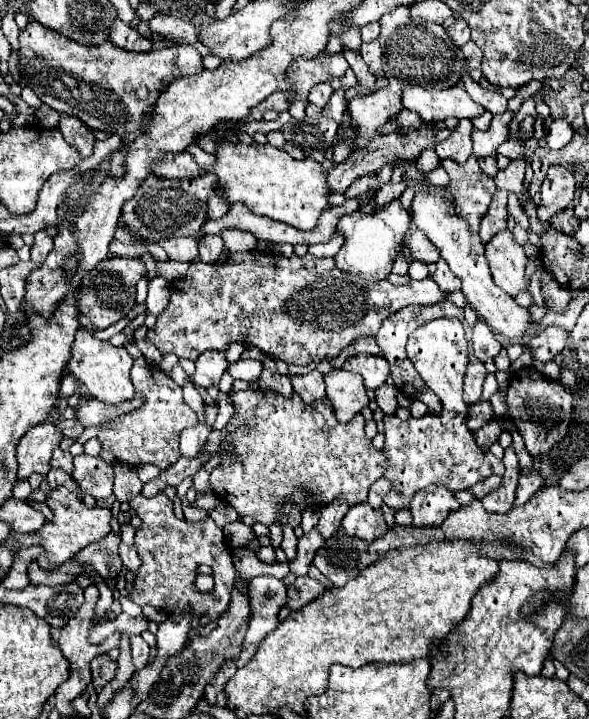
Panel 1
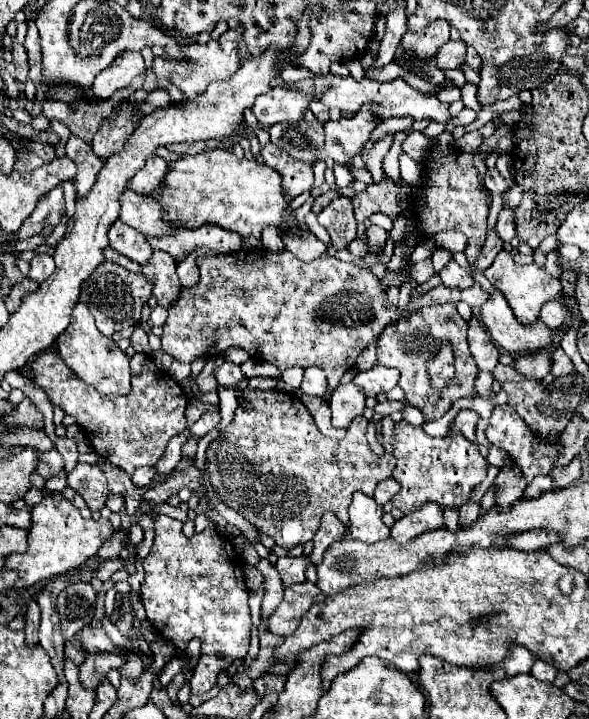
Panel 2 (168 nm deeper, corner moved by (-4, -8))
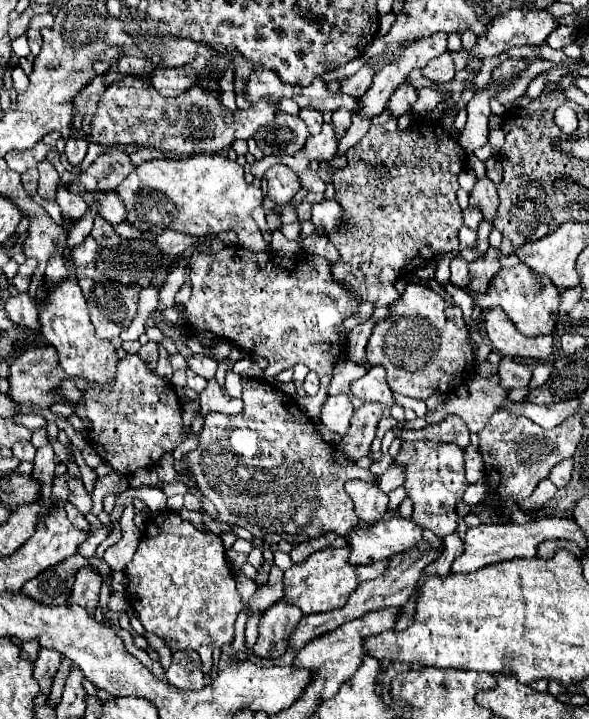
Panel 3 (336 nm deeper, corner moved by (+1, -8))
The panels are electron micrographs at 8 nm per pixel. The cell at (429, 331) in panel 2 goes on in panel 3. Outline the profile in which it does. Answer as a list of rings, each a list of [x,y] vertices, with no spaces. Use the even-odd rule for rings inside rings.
[[[408,285],[392,313],[380,321],[366,345],[372,365],[382,365],[394,393],[426,401],[434,393],[456,391],[476,373],[476,361],[468,343],[468,329],[462,311],[448,305],[440,295],[424,285]]]

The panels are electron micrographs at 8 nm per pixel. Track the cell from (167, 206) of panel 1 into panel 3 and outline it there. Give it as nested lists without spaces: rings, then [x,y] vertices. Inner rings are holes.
[[[94,191],[94,193],[82,193],[84,201],[88,205],[92,205],[92,201],[98,201],[100,203],[100,215],[112,223],[112,225],[118,225],[118,223],[124,223],[126,217],[128,217],[128,209],[122,201],[122,197],[116,193],[116,191]]]

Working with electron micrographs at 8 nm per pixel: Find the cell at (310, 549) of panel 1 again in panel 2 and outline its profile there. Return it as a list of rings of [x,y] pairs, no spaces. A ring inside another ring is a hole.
[[[279,557],[275,563],[275,569],[279,571],[281,583],[283,587],[289,587],[293,583],[303,583],[305,581],[305,567],[307,567],[307,559],[303,557]]]

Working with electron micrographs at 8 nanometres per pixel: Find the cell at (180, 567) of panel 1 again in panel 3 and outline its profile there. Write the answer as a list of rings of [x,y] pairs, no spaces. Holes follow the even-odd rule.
[[[178,513],[154,515],[146,521],[144,537],[124,573],[128,577],[126,593],[130,605],[138,613],[144,629],[156,633],[172,649],[172,653],[182,649],[194,649],[202,659],[202,671],[206,675],[212,669],[214,651],[234,641],[234,621],[242,609],[240,595],[236,591],[234,571],[226,559],[222,539],[218,535],[198,531],[192,523],[182,521]]]

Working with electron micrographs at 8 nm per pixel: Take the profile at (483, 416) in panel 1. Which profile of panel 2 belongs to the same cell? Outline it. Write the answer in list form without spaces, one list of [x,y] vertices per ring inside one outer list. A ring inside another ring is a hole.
[[[463,409],[457,413],[457,417],[451,421],[449,425],[449,431],[451,429],[457,429],[459,433],[463,433],[469,441],[475,441],[475,425],[479,421],[479,415],[471,409]]]

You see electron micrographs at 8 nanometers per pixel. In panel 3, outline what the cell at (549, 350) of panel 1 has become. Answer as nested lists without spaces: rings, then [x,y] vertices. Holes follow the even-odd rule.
[[[502,357],[498,365],[498,375],[502,381],[502,387],[514,389],[514,387],[528,387],[532,379],[532,367],[526,363],[518,363],[514,359]]]

